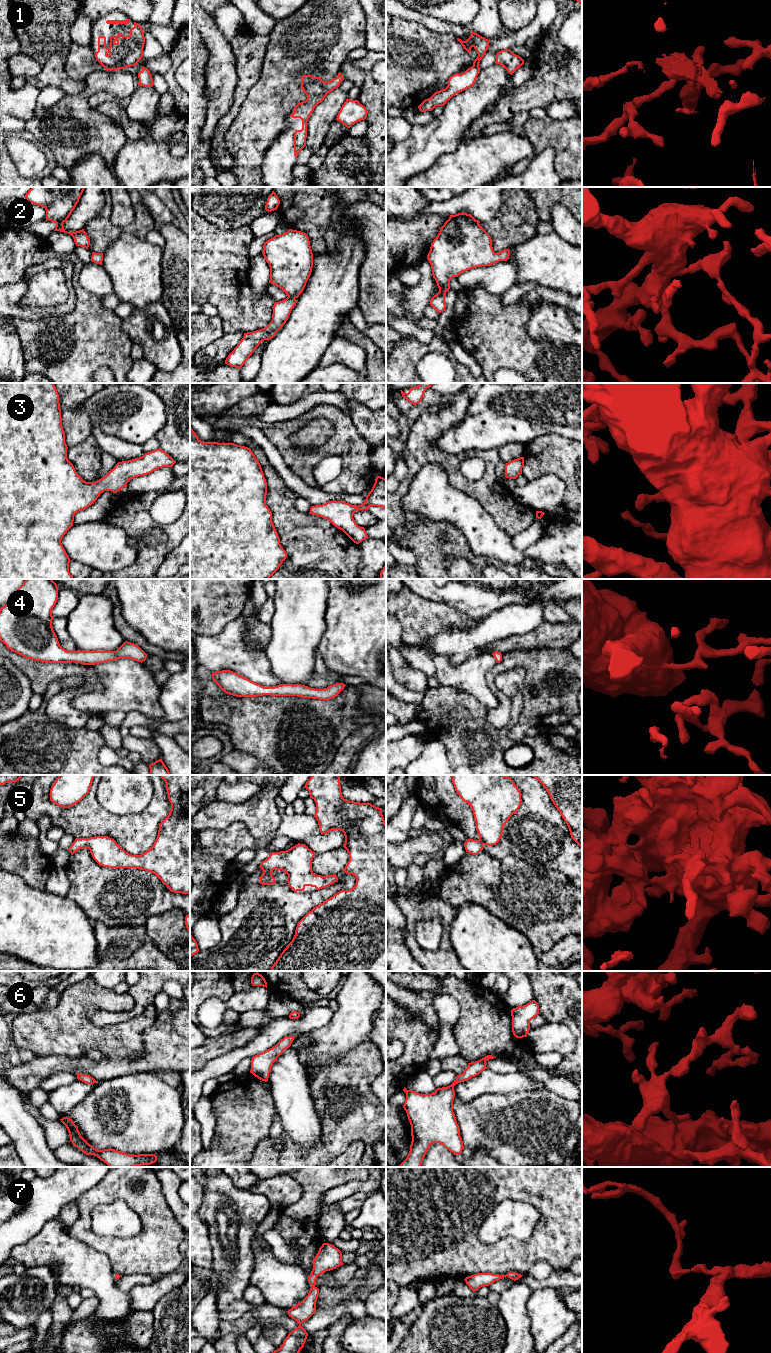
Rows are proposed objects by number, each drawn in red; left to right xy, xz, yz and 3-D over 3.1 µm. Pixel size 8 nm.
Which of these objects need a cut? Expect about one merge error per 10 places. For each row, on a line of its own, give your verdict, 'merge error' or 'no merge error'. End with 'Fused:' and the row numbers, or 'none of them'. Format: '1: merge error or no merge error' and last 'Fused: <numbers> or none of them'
1: no merge error
2: no merge error
3: no merge error
4: no merge error
5: no merge error
6: no merge error
7: no merge error
Fused: none of them

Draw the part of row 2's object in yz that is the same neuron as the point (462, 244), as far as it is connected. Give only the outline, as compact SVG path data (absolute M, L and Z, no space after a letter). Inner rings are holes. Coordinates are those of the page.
M467 213L450 215L431 244L427 259L439 292L429 304L438 313L446 308L445 294L453 277L472 268L507 261L510 256L509 249L494 252L490 235L479 223Z

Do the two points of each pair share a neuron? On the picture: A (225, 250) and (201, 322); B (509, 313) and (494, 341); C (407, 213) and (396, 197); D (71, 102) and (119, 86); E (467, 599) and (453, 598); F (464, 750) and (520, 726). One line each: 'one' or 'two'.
A: two
B: one
C: one
D: one
E: one
F: two

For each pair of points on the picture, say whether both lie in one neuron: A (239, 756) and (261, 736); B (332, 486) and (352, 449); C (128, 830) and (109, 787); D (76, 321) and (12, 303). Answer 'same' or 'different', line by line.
A: different
B: same
C: different
D: different

